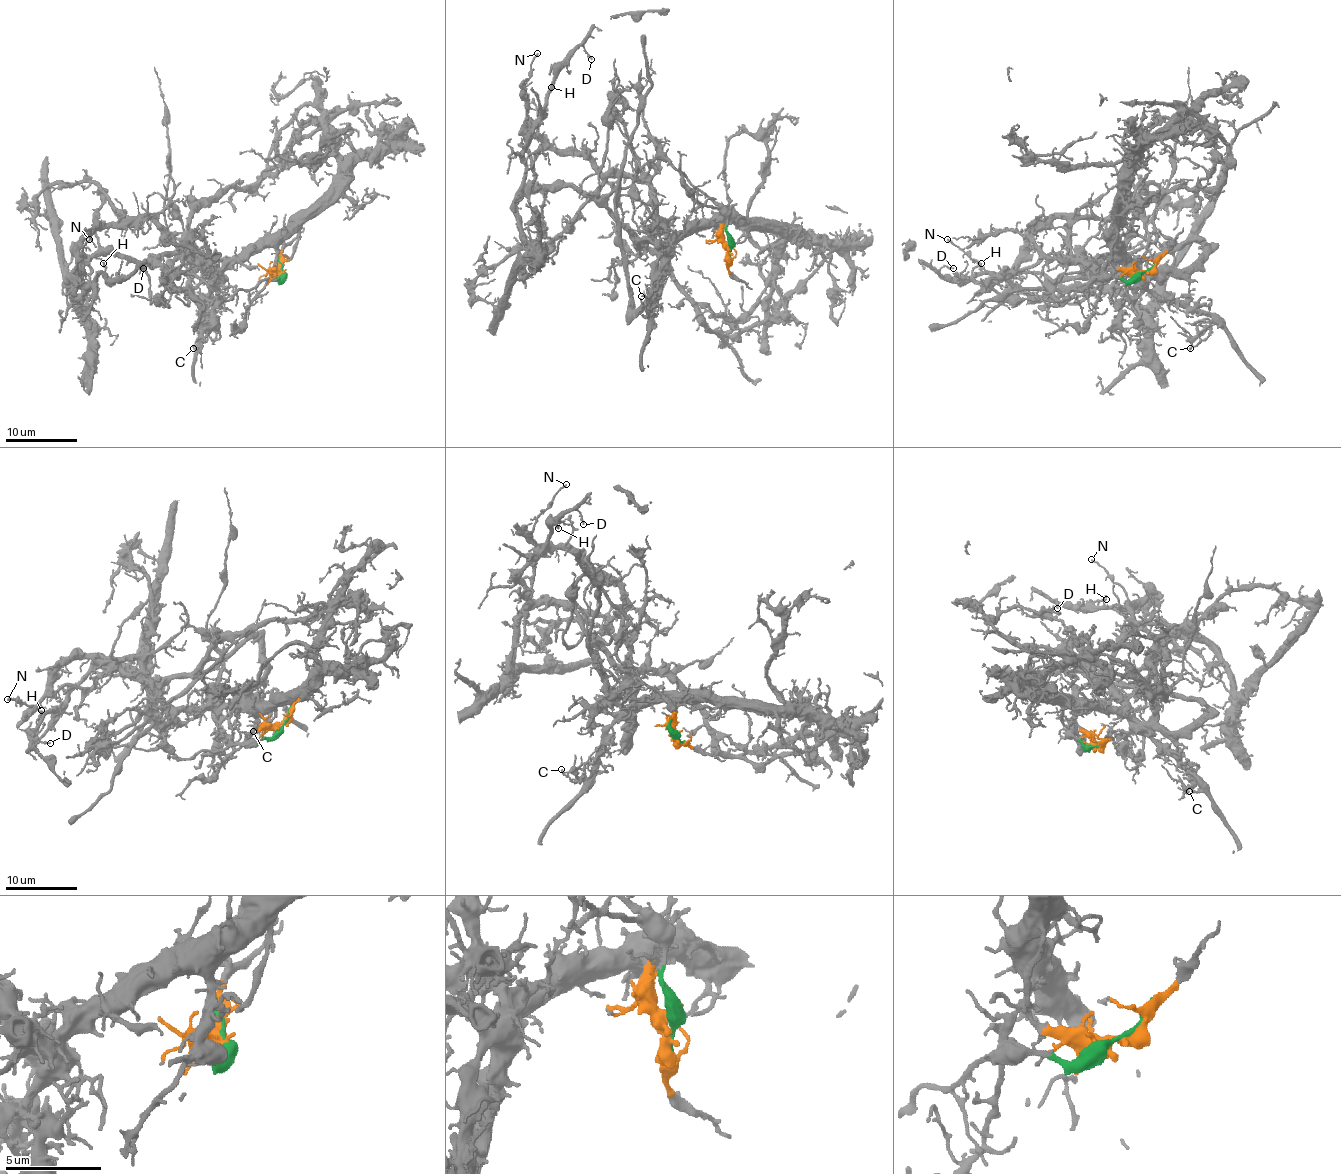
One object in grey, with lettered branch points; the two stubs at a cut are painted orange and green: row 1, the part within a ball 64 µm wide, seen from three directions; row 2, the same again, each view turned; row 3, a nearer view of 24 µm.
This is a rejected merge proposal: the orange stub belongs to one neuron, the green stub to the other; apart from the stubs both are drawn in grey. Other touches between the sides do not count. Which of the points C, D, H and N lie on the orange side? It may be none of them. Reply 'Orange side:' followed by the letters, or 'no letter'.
Orange side: C, N

